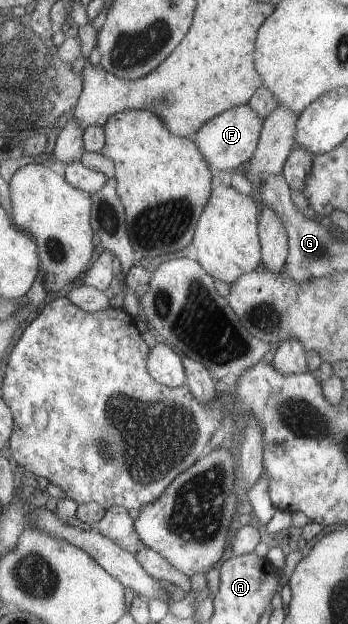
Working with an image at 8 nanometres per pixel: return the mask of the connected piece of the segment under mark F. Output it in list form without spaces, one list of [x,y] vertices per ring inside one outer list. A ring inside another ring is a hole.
[[[248,105],[232,107],[204,123],[196,131],[194,143],[203,152],[204,159],[207,159],[208,165],[213,167],[214,172],[227,177],[234,167],[238,167],[238,165],[244,163],[247,159],[249,160],[254,155],[262,122],[263,119],[252,111]]]

